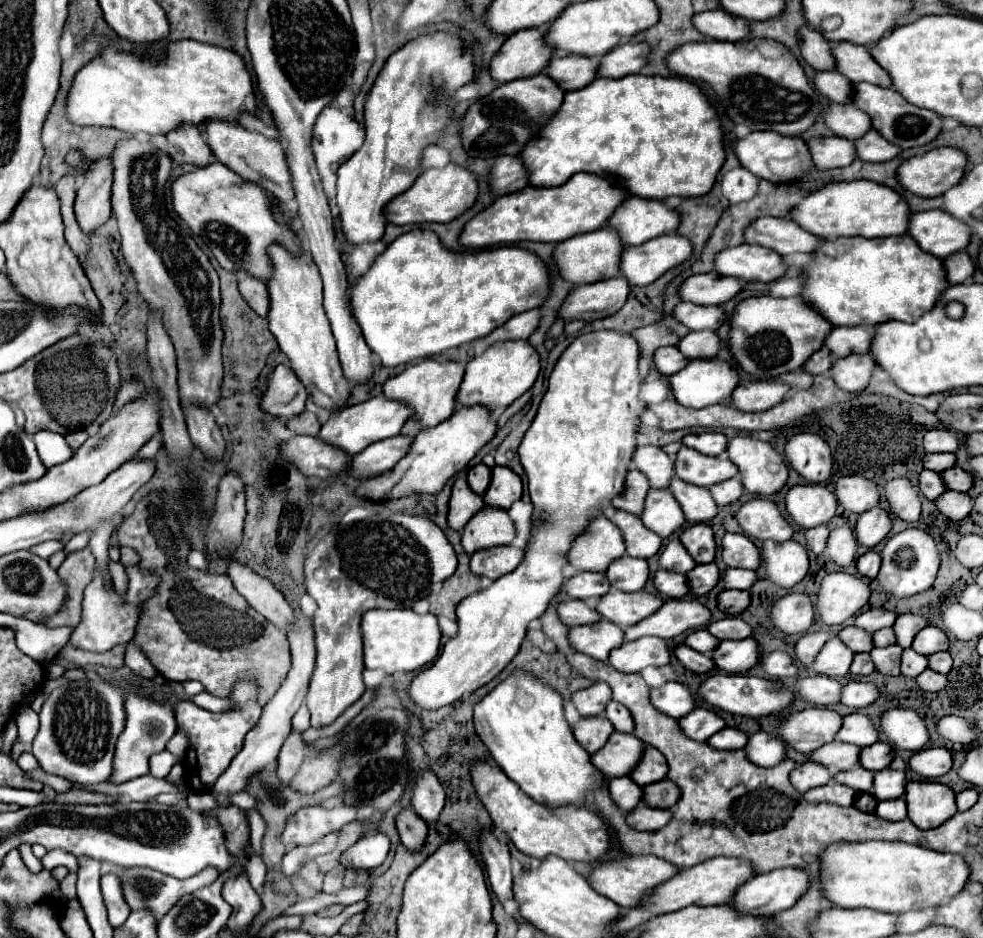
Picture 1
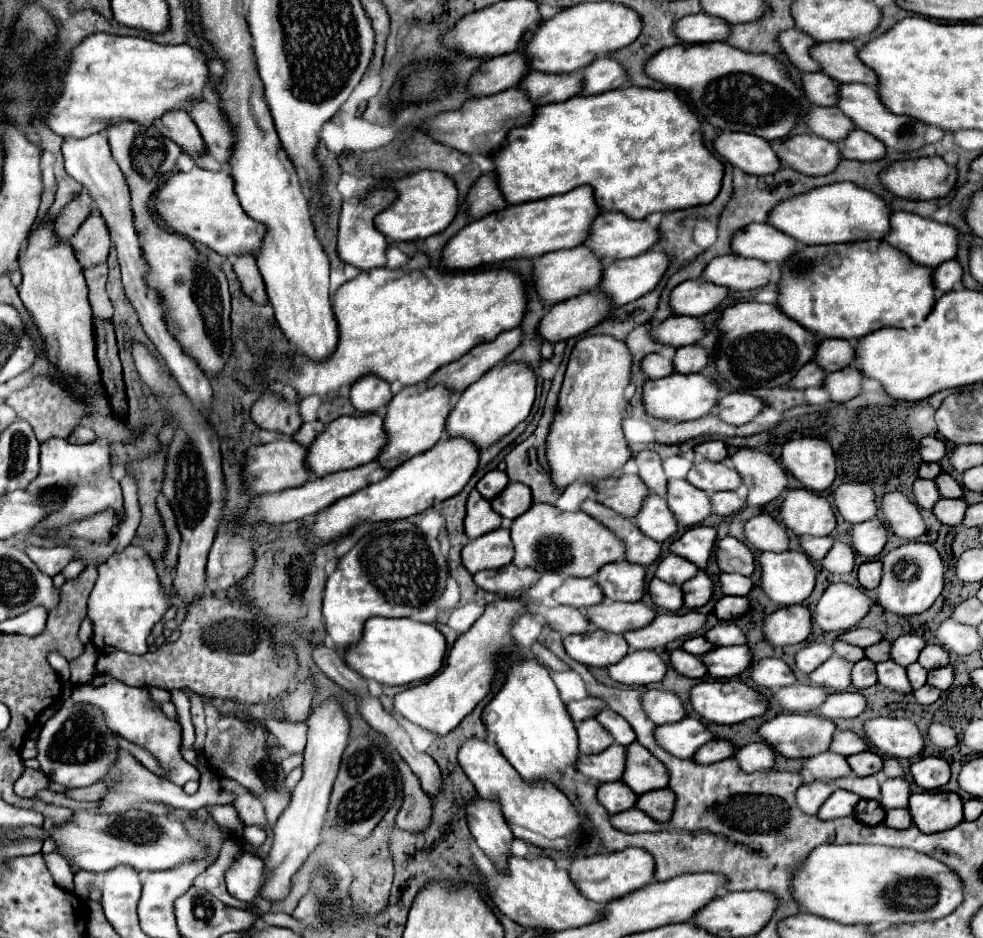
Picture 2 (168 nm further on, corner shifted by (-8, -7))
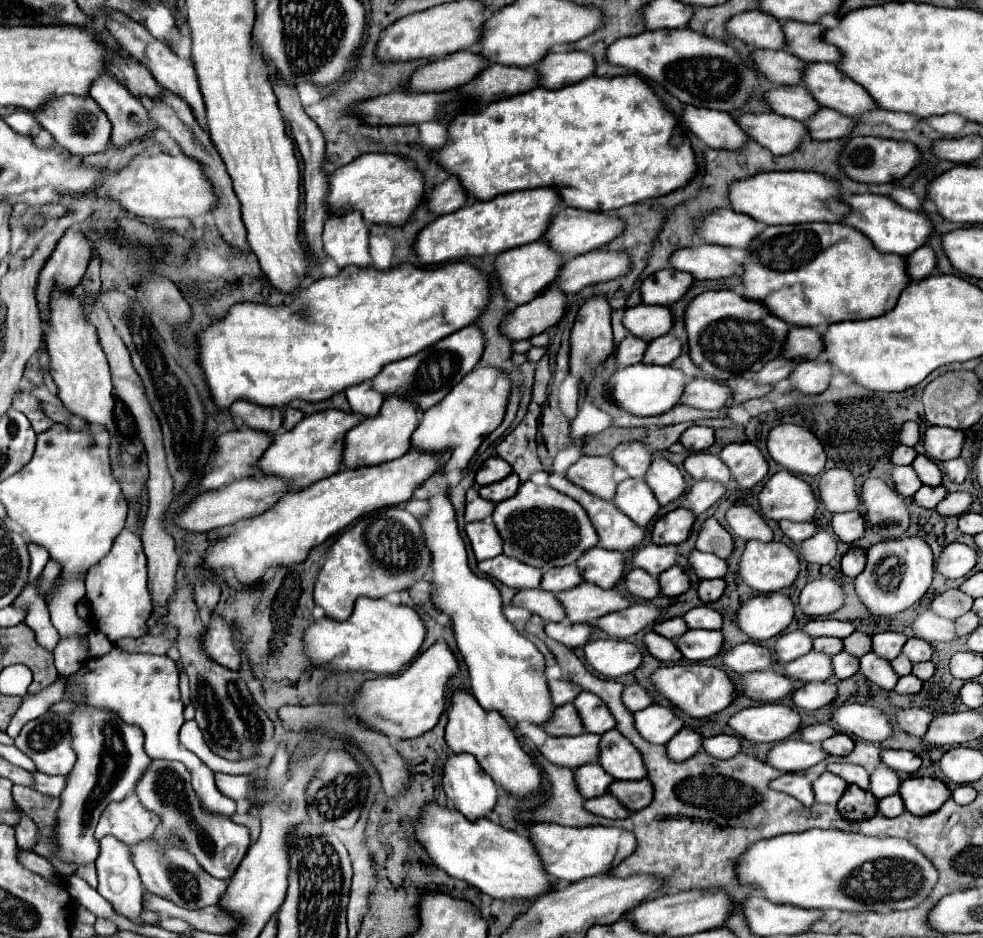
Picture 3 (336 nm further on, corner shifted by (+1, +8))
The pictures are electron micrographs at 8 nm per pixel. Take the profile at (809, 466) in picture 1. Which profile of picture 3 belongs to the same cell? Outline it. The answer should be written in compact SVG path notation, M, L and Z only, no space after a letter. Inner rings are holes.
M777 425L771 429L767 449L779 465L797 475L817 475L825 467L821 441L801 425Z

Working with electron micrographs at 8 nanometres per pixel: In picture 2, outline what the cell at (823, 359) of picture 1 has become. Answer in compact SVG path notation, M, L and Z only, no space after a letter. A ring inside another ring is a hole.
M804 364L798 374L794 376L794 380L790 380L788 388L792 390L804 390L804 388L810 388L810 386L822 386L824 382L824 372L816 366L816 364Z

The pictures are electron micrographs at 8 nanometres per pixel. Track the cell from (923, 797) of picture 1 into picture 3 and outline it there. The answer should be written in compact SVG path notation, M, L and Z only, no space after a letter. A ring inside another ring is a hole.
M909 777L901 783L899 795L909 813L929 815L929 813L937 811L951 797L951 791L939 779Z

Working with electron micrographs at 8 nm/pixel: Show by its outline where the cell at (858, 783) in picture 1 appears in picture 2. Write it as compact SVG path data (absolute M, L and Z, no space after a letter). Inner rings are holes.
M846 776L846 778L838 778L836 788L850 790L850 792L854 792L860 798L866 798L866 800L876 800L880 796L880 784L878 784L876 776L864 776L864 778Z

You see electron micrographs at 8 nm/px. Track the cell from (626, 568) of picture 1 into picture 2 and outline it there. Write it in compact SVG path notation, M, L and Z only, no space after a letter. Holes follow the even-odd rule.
M628 560L606 564L598 570L598 586L608 600L638 602L644 594L644 566Z

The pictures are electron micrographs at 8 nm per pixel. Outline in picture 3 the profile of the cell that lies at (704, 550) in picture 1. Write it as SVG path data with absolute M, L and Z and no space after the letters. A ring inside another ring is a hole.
M675 509L655 523L653 543L657 543L657 545L679 545L689 537L693 523L695 523L693 511Z

